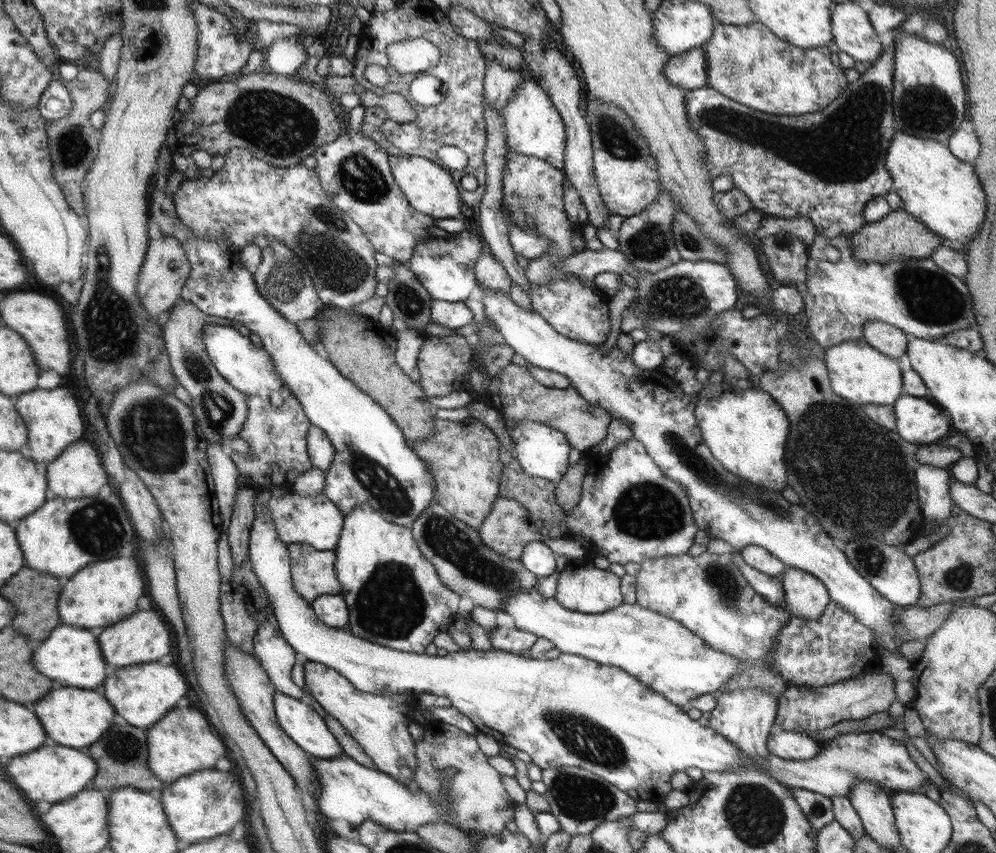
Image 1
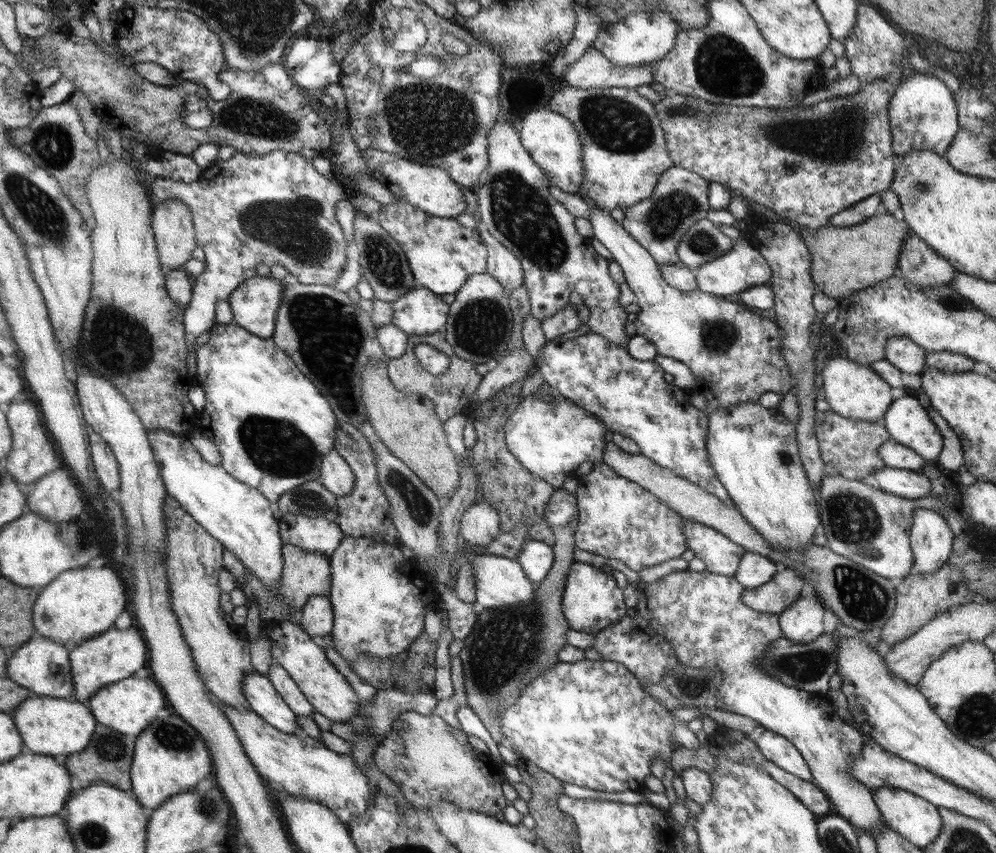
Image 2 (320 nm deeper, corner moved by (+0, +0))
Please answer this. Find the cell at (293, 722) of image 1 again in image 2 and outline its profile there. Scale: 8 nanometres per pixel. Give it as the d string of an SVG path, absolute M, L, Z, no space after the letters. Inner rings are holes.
M258 671L248 674L248 678L244 678L242 689L249 708L272 726L288 734L300 732L295 711L287 705L287 701L266 675L259 674Z

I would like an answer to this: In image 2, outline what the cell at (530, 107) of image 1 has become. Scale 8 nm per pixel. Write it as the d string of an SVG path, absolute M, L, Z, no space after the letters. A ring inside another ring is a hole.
M547 107L532 110L522 120L519 137L523 146L531 153L531 158L543 167L553 186L568 194L579 195L584 178L583 141L571 120Z

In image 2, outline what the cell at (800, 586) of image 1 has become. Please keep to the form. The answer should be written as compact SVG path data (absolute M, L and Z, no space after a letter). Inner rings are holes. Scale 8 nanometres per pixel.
M805 590L796 603L780 614L779 625L784 638L796 644L808 644L824 634L824 604L811 590Z

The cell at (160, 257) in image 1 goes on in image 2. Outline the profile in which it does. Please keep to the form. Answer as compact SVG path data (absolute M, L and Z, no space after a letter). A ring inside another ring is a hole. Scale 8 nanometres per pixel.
M180 200L158 202L152 214L162 264L169 270L184 268L198 246L195 223L189 206Z

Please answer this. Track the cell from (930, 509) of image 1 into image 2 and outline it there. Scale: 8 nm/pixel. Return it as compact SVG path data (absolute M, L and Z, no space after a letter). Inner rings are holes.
M917 508L909 528L909 540L914 554L910 575L936 573L948 563L952 554L954 533L950 531L948 517L936 510Z

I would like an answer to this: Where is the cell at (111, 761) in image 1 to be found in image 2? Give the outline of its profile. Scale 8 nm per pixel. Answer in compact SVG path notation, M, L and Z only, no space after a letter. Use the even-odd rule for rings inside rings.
M98 726L96 734L92 736L92 746L87 746L84 752L67 755L64 766L69 774L78 778L80 786L86 788L94 782L102 782L110 786L119 787L120 790L131 790L131 764L134 760L134 736L124 736L108 726Z

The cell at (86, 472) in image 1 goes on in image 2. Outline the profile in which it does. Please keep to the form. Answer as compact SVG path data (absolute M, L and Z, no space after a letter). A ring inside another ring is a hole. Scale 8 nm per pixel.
M66 468L39 478L34 488L27 497L26 509L48 522L70 522L84 510L83 492Z

